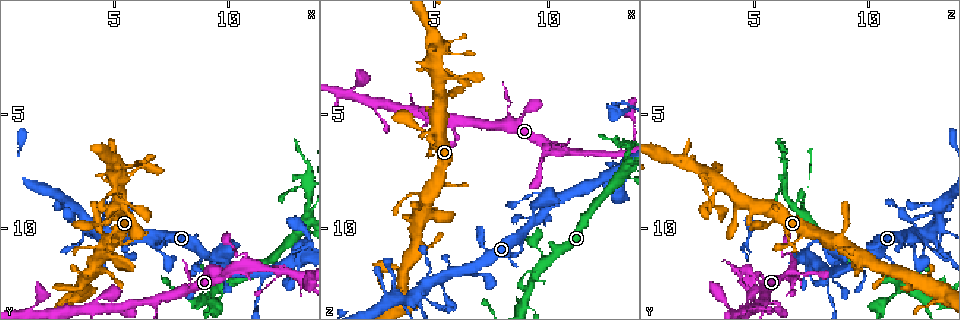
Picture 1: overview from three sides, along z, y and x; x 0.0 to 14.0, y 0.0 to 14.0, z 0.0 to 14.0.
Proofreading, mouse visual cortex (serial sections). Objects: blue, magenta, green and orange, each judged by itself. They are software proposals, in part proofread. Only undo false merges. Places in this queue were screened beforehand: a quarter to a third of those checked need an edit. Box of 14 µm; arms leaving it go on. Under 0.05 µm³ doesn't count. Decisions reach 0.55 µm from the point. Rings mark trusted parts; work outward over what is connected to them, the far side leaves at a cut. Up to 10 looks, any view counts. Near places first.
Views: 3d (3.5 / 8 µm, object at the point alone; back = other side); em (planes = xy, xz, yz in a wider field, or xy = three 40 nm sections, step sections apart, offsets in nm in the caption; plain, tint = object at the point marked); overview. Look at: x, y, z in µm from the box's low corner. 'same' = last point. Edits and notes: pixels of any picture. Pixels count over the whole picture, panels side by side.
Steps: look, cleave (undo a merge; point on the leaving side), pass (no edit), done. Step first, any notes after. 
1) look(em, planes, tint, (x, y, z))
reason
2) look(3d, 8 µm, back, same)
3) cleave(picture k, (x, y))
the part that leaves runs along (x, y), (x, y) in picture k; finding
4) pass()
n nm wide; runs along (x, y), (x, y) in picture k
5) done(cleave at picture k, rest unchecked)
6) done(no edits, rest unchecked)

look(3d, 8 µm, (11.5, 12.2, 8.2))
thin arm on a thick one

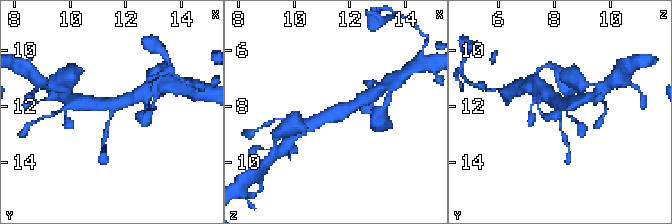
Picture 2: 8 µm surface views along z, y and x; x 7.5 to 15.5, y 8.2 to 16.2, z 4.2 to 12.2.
look(3d, 3.5 µm, (11.5, 12.2, 8.1))
closer look

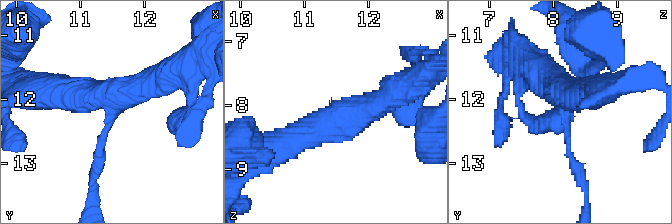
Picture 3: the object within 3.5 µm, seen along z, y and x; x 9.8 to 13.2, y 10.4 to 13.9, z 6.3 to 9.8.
look(em, xy, step 5, tint, (11.50, 12.20, 8.20))
3 arms; arms of 100, 350, 450 nm

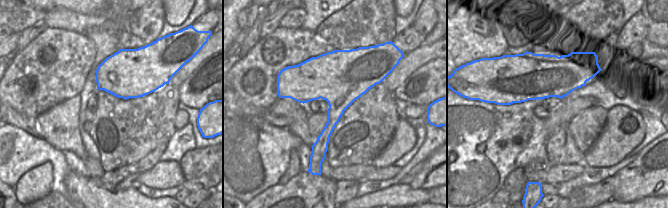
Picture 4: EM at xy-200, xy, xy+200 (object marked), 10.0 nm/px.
pass()
runs along (274, 147), (391, 94) in picture 3; one cell here

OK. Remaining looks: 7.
look(3d, 3.5 µm, (13.4, 9.7, 7.4))
four or more arms meet

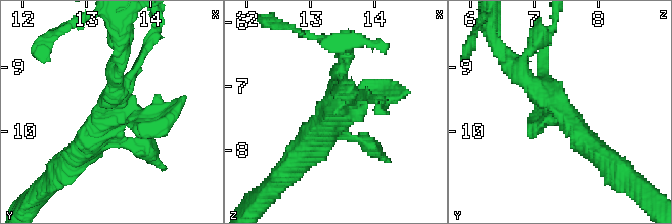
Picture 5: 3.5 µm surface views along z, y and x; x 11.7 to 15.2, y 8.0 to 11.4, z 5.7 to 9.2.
look(em, xy, step 1, tint, (13.35, 9.70, 7.50))
4 arms; arms of 150, 200, 300, 400 nm; shape alone is not enough

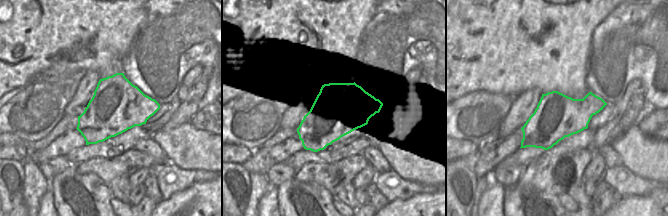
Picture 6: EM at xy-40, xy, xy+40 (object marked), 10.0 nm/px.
pass()
runs along (604, 156), (517, 70) in picture 5; one cell here

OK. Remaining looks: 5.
look(3d, 3.5 µm, (10.7, 11.1, 6.7))
three arms meet

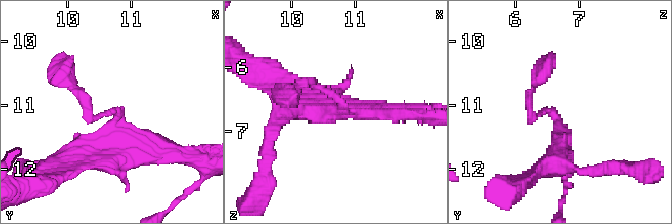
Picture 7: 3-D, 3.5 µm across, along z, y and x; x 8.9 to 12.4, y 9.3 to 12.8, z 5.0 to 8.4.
look(em, xy, step 3, tint, (10.80, 11.15, 6.60))
3 arms; arms of 150, 250, 300 nm

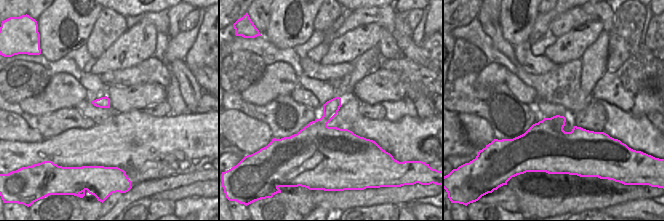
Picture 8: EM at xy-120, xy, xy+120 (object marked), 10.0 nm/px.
look(em, xy, step 2, tint, same)

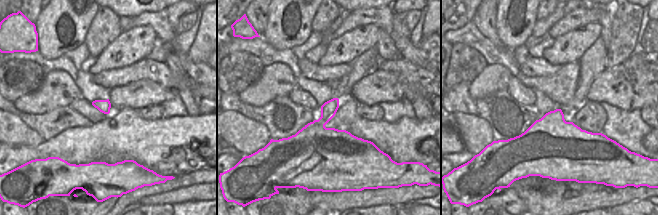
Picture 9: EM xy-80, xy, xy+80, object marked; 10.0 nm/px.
pass()
220 nm wide; all the same cell

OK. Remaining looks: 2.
look(3d, 8 µm, (13.3, 12.0, 6.8))
four arms meet

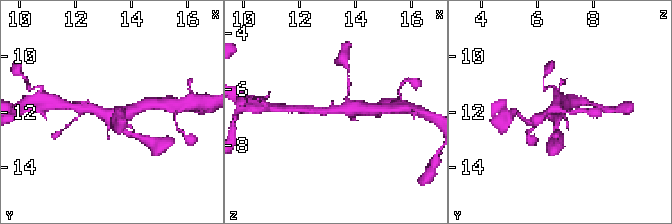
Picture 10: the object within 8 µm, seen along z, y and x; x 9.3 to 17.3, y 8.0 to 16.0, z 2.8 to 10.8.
look(em, xy, step 1, tint, (13.2, 12.0, 6.7))
now the EM

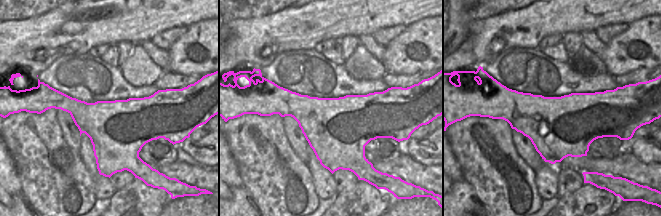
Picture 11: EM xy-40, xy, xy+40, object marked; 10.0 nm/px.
pass()
runs along (304, 110), (343, 110), (348, 94) in picture 10; continuous, no second cell

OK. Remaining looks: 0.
done(no edits, rest unchecked)

